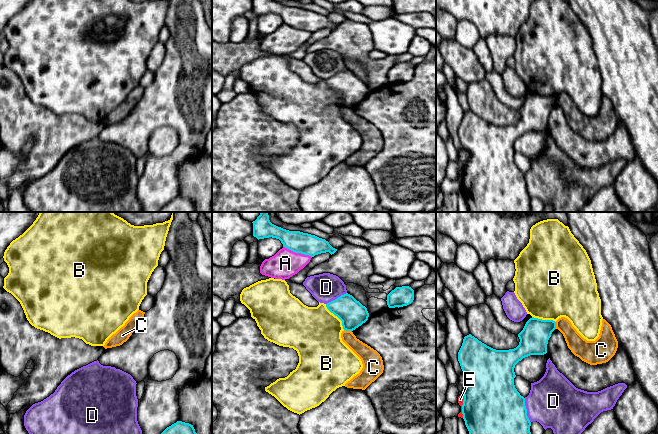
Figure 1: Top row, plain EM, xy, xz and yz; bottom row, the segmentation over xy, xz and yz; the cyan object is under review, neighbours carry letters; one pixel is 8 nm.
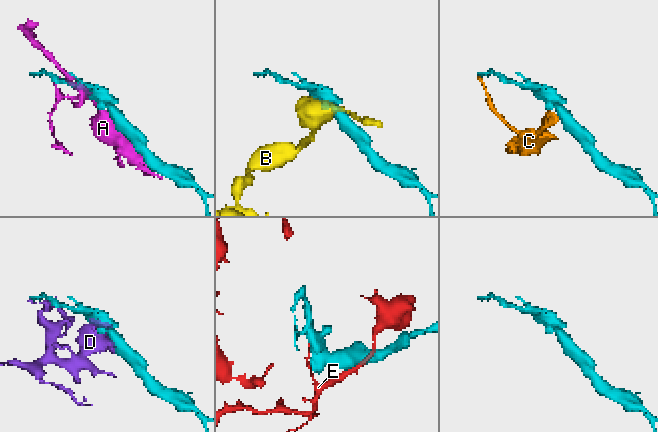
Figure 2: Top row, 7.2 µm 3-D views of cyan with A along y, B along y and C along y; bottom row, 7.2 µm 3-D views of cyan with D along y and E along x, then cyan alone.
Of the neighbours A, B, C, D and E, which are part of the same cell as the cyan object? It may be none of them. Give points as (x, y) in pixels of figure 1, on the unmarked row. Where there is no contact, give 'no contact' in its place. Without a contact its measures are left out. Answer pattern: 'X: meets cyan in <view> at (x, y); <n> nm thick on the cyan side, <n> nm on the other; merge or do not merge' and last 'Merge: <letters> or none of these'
A: meets cyan in xz at (297, 28); 170 nm thick on the cyan side, 220 nm on the other; do not merge
B: meets cyan in xz at (336, 91); 220 nm thick on the cyan side, 420 nm on the other; do not merge
C: meets cyan in xz at (348, 106); 220 nm thick on the cyan side, 130 nm on the other; do not merge
D: meets cyan in yz at (526, 186); 500 nm thick on the cyan side, 420 nm on the other; do not merge
E: meets cyan in yz at (462, 182); 480 nm thick on the cyan side, 50 nm on the other; do not merge
Merge: none of these

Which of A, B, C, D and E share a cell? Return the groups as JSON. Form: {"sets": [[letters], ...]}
{"sets": [["A"], ["B"], ["C"], ["D"], ["E"]]}

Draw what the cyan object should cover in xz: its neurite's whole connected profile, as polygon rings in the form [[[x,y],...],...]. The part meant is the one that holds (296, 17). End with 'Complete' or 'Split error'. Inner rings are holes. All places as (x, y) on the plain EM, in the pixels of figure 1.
[[[253,0],[253,12],[258,16],[269,13],[279,15],[283,23],[311,33],[326,28],[332,31],[337,27],[325,15],[300,7],[289,7],[274,0]]]. Complete

